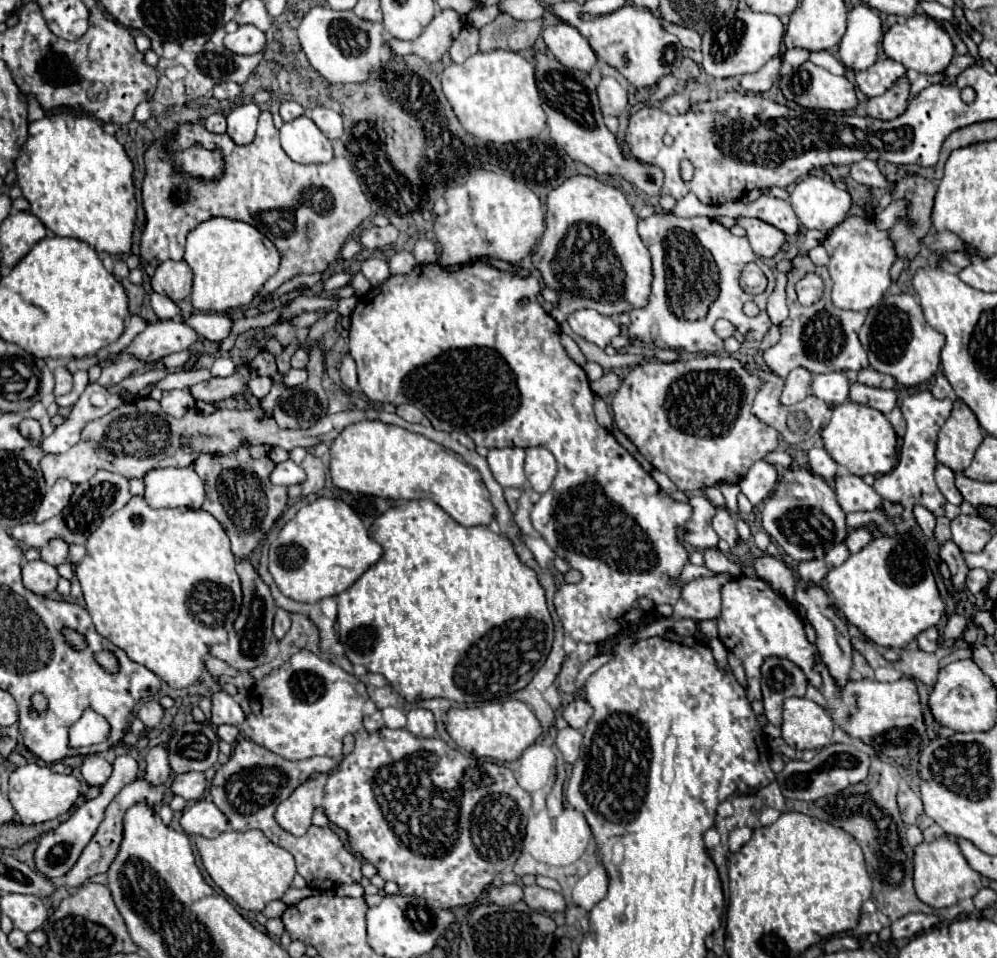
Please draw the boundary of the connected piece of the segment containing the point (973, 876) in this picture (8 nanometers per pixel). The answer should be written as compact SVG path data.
M943 836L931 844L919 844L914 853L913 881L917 898L927 906L941 910L973 898L981 890L981 876L967 864L953 836Z

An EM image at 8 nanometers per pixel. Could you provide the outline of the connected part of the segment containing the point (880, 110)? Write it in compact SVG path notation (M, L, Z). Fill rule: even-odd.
M903 74L885 94L869 98L867 114L871 118L879 118L879 120L893 120L893 118L901 116L909 104L909 86L911 86L911 82L909 82L907 74Z

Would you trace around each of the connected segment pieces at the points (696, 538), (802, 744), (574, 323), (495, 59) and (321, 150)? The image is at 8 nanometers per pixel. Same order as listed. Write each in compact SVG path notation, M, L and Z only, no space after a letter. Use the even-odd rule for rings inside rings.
M693 496L689 499L693 506L693 516L683 526L683 542L697 550L715 548L717 546L717 534L711 528L711 518L715 516L715 508L705 496Z
M787 698L783 704L783 740L797 750L815 750L831 744L833 720L807 698Z
M577 310L567 318L571 330L581 338L607 348L615 336L619 336L619 324L613 316L603 316L597 310Z
M477 52L463 64L447 66L441 82L461 126L485 142L505 144L537 138L545 128L545 112L535 84L535 66L517 52Z
M307 116L283 124L281 146L297 164L325 164L333 158L331 140Z

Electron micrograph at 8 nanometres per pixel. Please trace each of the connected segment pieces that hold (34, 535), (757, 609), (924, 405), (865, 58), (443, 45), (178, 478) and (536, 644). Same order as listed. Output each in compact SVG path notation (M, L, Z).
M99 470L91 480L75 486L71 500L69 500L69 504L65 506L65 510L61 514L57 514L57 516L53 516L53 518L49 518L49 520L45 520L41 524L31 522L31 524L15 526L11 536L15 540L19 540L19 542L25 542L31 548L41 548L41 546L45 546L53 538L61 538L67 544L85 544L87 538L91 536L91 532L97 530L101 520L105 516L111 516L119 508L123 508L129 500L131 500L129 480L125 476L121 476L121 474Z
M737 576L737 578L731 578L723 586L723 610L719 616L719 638L741 660L745 674L747 674L747 682L749 682L747 698L751 702L761 700L761 688L759 688L761 664L767 658L791 660L803 670L811 686L821 688L823 680L817 672L813 672L813 652L817 650L813 644L807 642L803 622L799 620L795 608L777 592L773 592L773 588L765 580Z
M917 392L913 396L907 396L903 402L901 402L901 412L903 412L903 418L907 420L907 434L903 436L903 446L901 446L901 454L899 454L899 464L889 472L889 474L883 474L881 478L875 480L873 488L887 500L893 500L893 502L901 502L905 506L905 512L903 512L903 522L901 524L889 524L887 516L883 512L855 512L855 514L849 514L847 516L847 528L849 530L857 530L857 528L867 528L867 526L875 526L881 534L885 536L895 536L895 534L907 534L911 532L917 522L915 522L915 516L913 516L913 508L915 506L925 506L929 512L933 512L935 516L943 516L945 514L945 498L943 494L937 490L937 484L935 484L935 442L937 442L937 432L939 428L945 424L945 420L949 418L951 414L951 406L953 402L949 398L945 400L937 400L931 396L931 392Z
M865 4L849 10L847 32L839 44L841 62L853 72L867 70L877 60L877 48L883 40L881 18Z
M441 10L425 32L413 41L402 41L395 38L389 40L389 48L397 56L417 54L425 62L441 62L441 56L451 48L451 42L463 28L463 16L455 10Z
M161 468L161 470L151 470L145 476L145 500L153 508L191 508L199 510L205 500L205 490L201 478L195 474L193 468Z
M411 500L403 506L393 506L387 512L377 516L375 522L369 528L369 536L383 546L381 560L371 566L351 588L341 592L337 596L339 600L339 640L345 646L345 654L353 664L367 666L369 672L381 672L391 688L403 696L409 702L427 700L427 698L447 698L463 704L473 702L503 702L509 694L525 688L533 674L545 664L545 658L553 644L553 620L547 610L545 590L539 584L537 574L525 566L519 556L515 554L515 548L511 540L505 534L495 534L487 526L461 526L455 522L445 510L441 510L433 500Z

